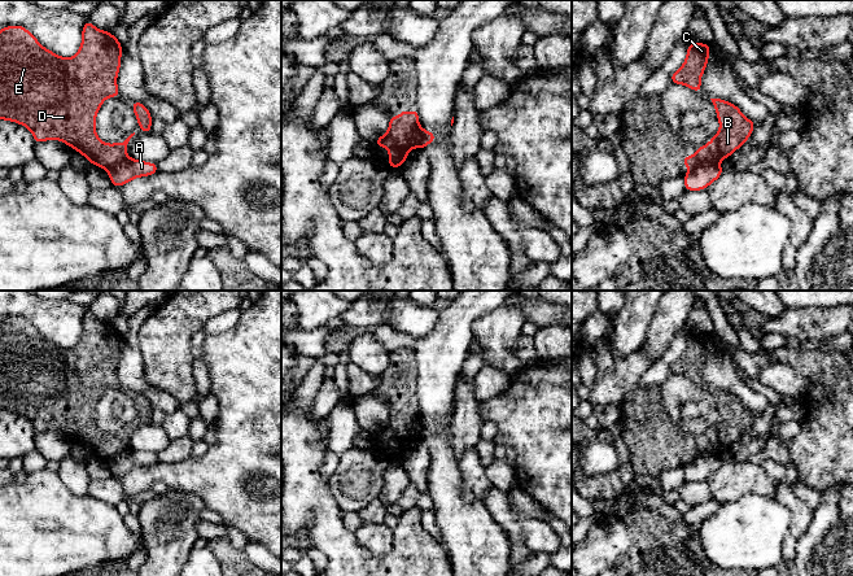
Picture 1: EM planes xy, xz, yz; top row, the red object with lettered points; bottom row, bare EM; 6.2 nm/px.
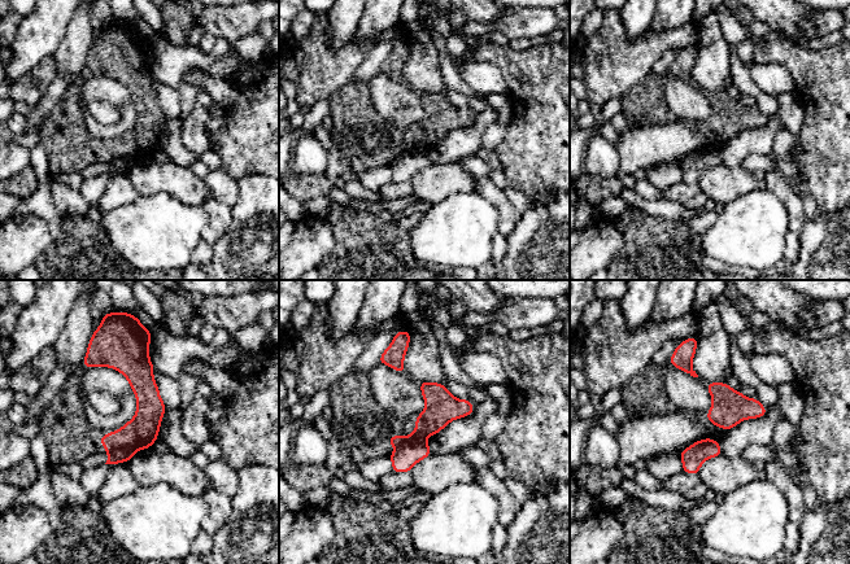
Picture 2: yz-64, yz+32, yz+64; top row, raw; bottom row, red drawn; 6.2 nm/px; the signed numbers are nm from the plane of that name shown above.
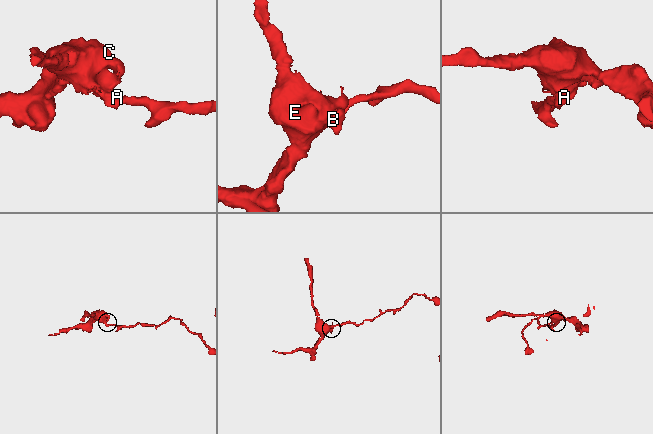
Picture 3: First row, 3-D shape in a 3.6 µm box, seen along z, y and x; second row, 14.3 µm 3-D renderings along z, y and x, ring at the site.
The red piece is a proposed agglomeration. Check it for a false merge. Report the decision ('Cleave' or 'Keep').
Cleave

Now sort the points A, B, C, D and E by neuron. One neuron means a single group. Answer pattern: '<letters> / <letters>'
A / B C D E

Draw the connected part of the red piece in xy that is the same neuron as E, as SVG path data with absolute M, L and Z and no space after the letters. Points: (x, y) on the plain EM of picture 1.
M89 310L86 311L83 319L82 319L82 335L79 337L78 344L74 348L60 348L54 342L47 340L43 337L39 331L23 317L5 317L0 320L0 410L16 413L18 415L25 416L30 420L30 423L34 427L35 435L43 433L47 431L60 431L69 436L70 438L74 438L76 442L79 442L82 446L84 446L92 455L108 459L122 450L127 448L127 435L130 429L135 426L131 424L123 433L113 433L106 435L102 432L97 424L96 424L96 406L102 396L102 393L108 388L121 388L119 380L117 376L117 368L121 359L121 349L122 349L122 335L119 331L109 322L102 322L93 317Z

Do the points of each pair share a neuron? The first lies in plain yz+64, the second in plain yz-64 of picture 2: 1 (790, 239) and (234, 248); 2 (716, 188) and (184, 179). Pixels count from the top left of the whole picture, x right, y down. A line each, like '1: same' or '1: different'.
1: different
2: same

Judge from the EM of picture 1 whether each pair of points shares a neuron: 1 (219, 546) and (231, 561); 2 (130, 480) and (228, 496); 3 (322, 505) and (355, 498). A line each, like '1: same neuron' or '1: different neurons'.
1: same neuron
2: same neuron
3: different neurons

